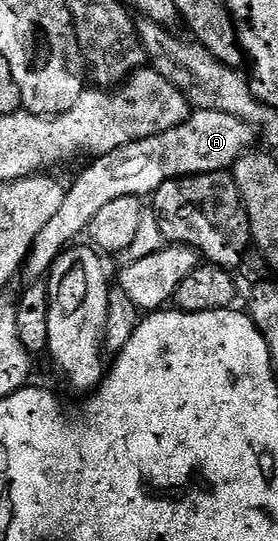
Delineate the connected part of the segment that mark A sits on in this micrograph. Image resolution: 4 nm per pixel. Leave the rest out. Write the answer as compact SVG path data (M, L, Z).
M194 111L189 119L185 119L185 121L183 121L180 125L176 125L175 127L173 127L172 129L168 129L164 133L160 133L159 135L153 135L152 137L148 137L147 139L141 139L140 141L136 141L135 143L129 143L128 145L124 145L120 149L116 149L112 153L97 156L97 158L95 158L93 161L87 162L90 164L88 164L87 167L79 173L78 180L76 180L74 184L69 184L69 186L66 187L64 205L60 205L60 210L52 216L52 221L48 221L48 225L44 225L44 229L40 229L40 237L36 237L36 241L34 242L34 244L32 245L32 249L30 250L30 256L26 258L24 275L27 275L27 280L45 280L47 276L49 276L52 265L55 263L55 261L57 261L59 255L61 255L67 247L71 246L71 244L73 244L75 240L77 240L74 238L76 238L77 235L81 233L81 231L83 234L83 232L85 232L87 228L89 228L92 217L96 217L96 213L100 213L100 209L104 209L104 205L109 205L111 201L116 201L116 197L132 197L133 195L137 195L139 197L150 197L153 196L153 193L156 189L160 189L160 185L164 185L164 181L183 179L186 175L199 175L200 173L212 173L213 171L230 171L234 163L237 162L237 160L241 158L242 155L249 152L251 148L255 146L253 145L254 135L256 139L255 128L249 127L244 121L240 119L240 117L232 117L228 113Z

